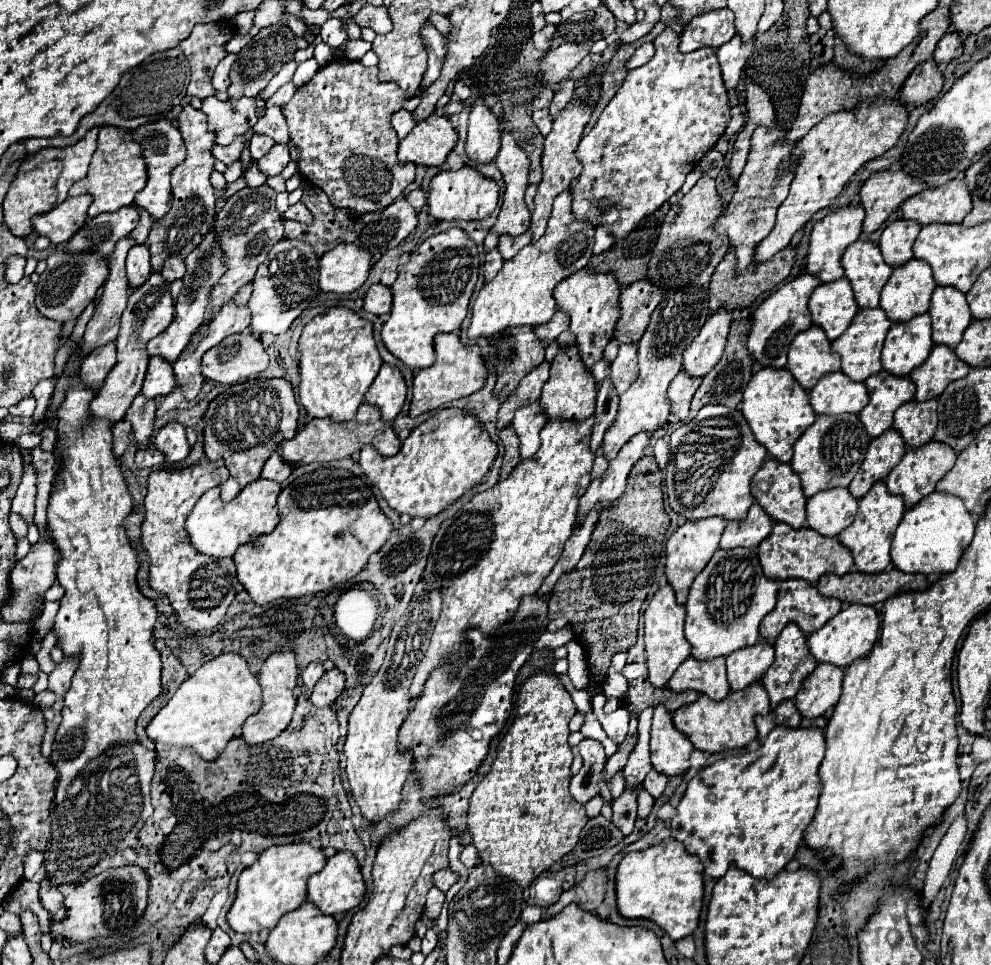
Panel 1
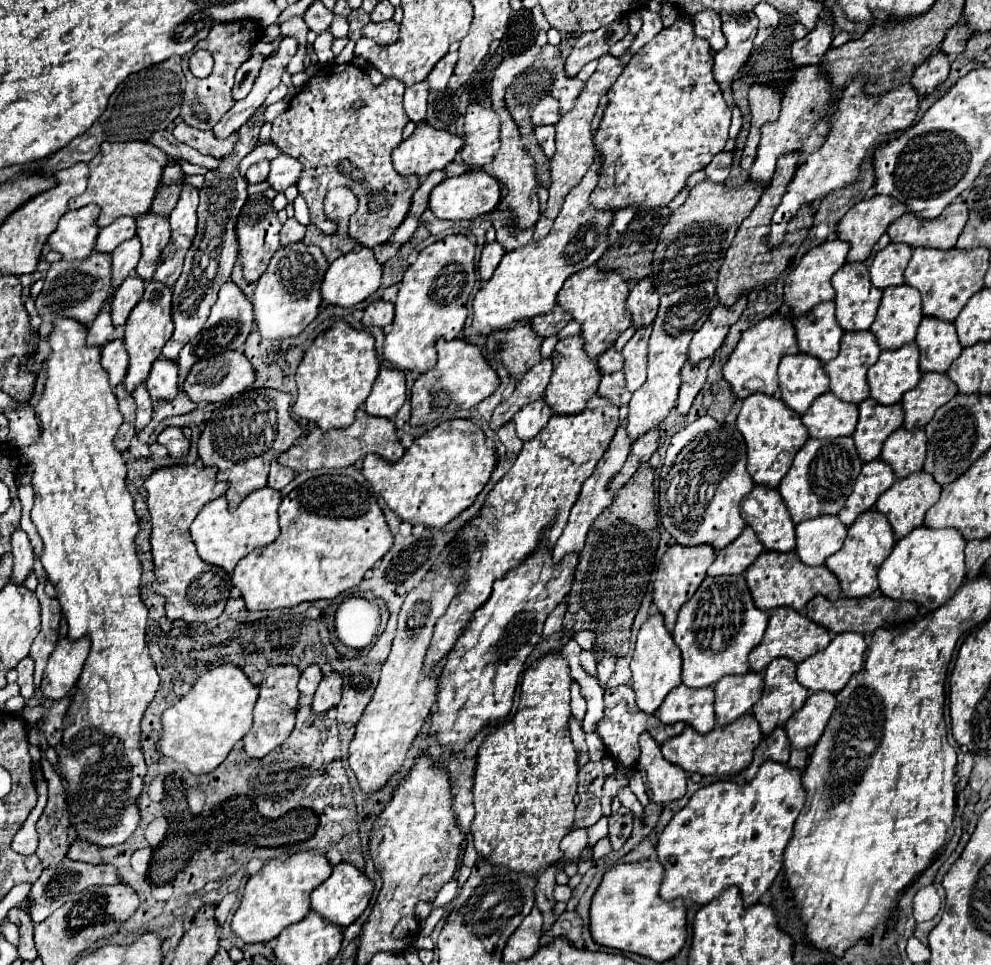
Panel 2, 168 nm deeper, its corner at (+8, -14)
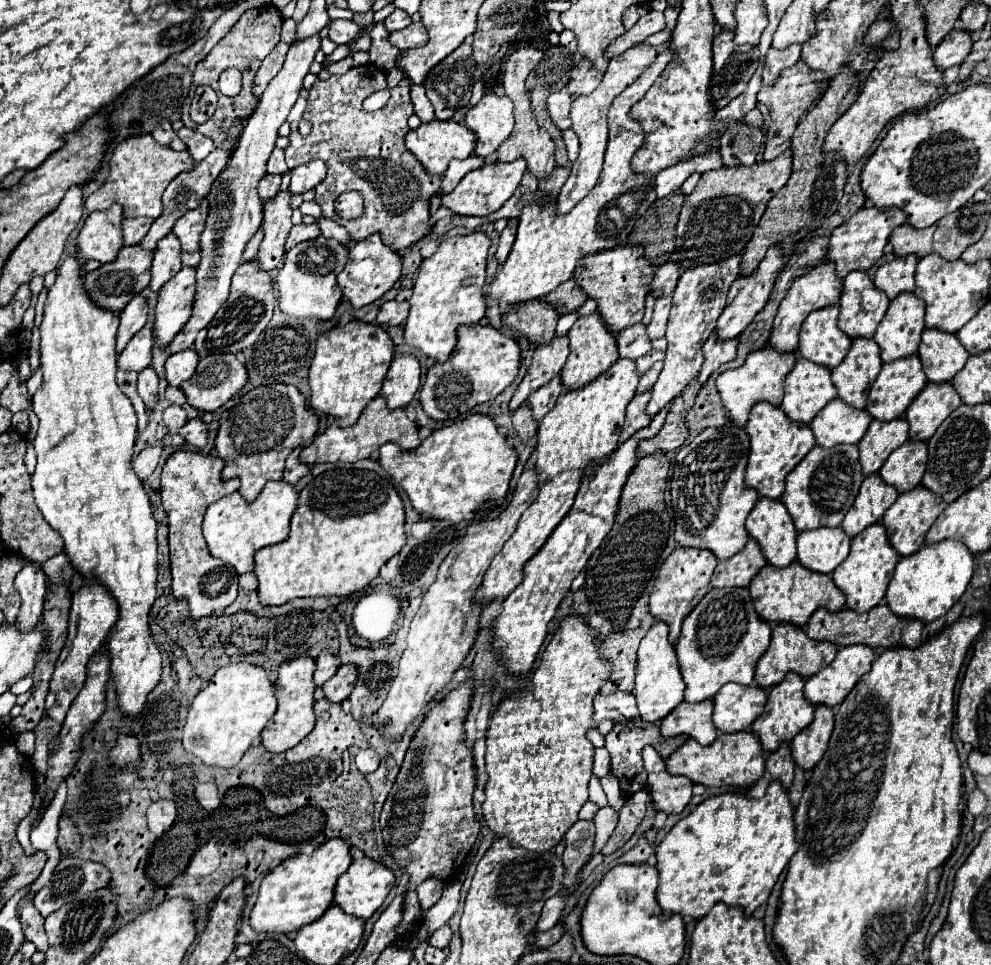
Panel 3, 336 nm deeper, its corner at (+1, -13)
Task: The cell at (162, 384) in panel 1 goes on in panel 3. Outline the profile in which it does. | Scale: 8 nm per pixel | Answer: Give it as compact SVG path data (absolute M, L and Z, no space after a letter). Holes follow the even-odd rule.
M192 349L170 355L168 361L166 361L166 381L168 381L168 385L180 387L184 379L190 379L194 375L196 365L198 365L198 355Z

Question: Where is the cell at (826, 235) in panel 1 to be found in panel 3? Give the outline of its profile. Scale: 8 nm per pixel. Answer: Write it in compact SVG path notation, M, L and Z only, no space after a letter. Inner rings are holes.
M824 259L820 261L816 267L808 269L804 275L794 277L786 297L780 303L778 315L774 319L774 327L772 327L772 335L770 335L770 345L774 345L778 351L794 351L798 349L798 333L800 327L804 323L804 319L822 307L830 307L830 305L838 305L840 295L842 295L842 281L836 275L836 265L832 265L832 261Z

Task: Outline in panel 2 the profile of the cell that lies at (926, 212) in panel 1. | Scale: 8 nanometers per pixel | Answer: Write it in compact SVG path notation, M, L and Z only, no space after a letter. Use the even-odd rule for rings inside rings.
M961 200L949 204L937 220L921 220L913 214L903 214L889 228L891 242L901 242L911 248L939 248L949 250L955 246L959 234L967 224L967 206Z

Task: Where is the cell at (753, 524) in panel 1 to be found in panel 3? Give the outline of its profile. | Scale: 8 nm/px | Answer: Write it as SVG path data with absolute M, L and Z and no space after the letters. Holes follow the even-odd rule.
M752 537L748 539L746 547L730 557L728 561L720 561L716 573L712 575L712 587L748 587L752 577L766 565L764 553Z

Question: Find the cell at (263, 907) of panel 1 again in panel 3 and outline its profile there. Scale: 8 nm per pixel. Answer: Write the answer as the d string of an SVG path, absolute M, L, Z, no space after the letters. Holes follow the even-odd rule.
M330 839L312 855L298 855L282 861L260 883L256 905L250 913L250 927L258 933L290 933L316 921L330 907L336 879L350 867L352 857L342 839ZM326 881L326 885L320 885Z

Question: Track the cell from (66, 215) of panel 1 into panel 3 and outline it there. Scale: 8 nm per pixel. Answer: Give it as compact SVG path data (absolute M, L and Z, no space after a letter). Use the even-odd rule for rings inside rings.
M112 205L106 211L92 211L76 237L76 253L82 259L96 259L100 263L114 261L122 247L120 223L120 205Z

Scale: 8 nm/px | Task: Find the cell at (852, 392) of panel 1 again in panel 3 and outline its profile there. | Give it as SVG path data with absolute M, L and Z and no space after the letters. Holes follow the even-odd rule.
M836 397L812 419L810 429L818 445L832 447L836 443L858 443L870 421L868 411L856 409Z

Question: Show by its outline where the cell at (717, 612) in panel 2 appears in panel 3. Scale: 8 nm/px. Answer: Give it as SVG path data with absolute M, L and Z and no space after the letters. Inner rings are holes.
M710 589L684 619L676 643L678 663L686 683L684 701L698 703L712 699L730 681L752 685L756 663L770 645L770 633L772 627L756 613L748 589Z

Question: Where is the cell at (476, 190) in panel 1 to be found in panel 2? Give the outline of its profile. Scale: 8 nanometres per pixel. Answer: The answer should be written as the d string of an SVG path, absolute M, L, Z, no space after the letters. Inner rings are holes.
M469 170L461 176L445 178L441 184L437 184L431 190L429 208L441 220L461 222L461 220L473 220L477 216L493 212L495 206L499 204L499 200L501 200L501 182L483 170Z

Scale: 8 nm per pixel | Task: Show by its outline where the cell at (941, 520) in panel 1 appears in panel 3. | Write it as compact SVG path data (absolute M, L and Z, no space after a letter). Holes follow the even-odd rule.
M944 539L940 543L922 545L916 553L912 553L912 557L902 557L898 561L898 565L894 569L894 575L890 579L888 591L886 591L886 603L900 617L914 617L914 619L922 619L922 621L934 621L934 619L946 615L952 609L952 605L962 597L962 593L966 591L966 585L970 583L972 571L974 571L974 555L968 553L968 547L962 541Z

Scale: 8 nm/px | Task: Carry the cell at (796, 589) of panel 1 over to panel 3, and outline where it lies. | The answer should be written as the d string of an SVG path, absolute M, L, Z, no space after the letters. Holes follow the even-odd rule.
M778 623L772 629L772 641L768 651L760 657L758 665L756 665L756 675L754 681L756 685L762 685L764 689L774 687L776 683L780 683L780 679L784 679L784 675L788 671L800 673L804 679L808 679L812 673L824 669L826 665L832 663L832 659L836 657L838 647L832 645L830 641L812 641L802 627L796 627L792 623Z

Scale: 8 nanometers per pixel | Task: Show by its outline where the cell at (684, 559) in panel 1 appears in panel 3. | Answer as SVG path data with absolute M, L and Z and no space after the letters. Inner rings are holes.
M676 547L670 557L664 561L664 565L658 571L656 583L654 583L654 591L650 595L648 607L650 613L656 619L662 619L668 623L670 627L670 635L668 639L672 643L676 643L678 635L680 635L680 627L684 617L698 605L698 601L708 593L710 589L710 577L714 573L718 559L712 551L700 551L700 549L692 549L692 547Z

